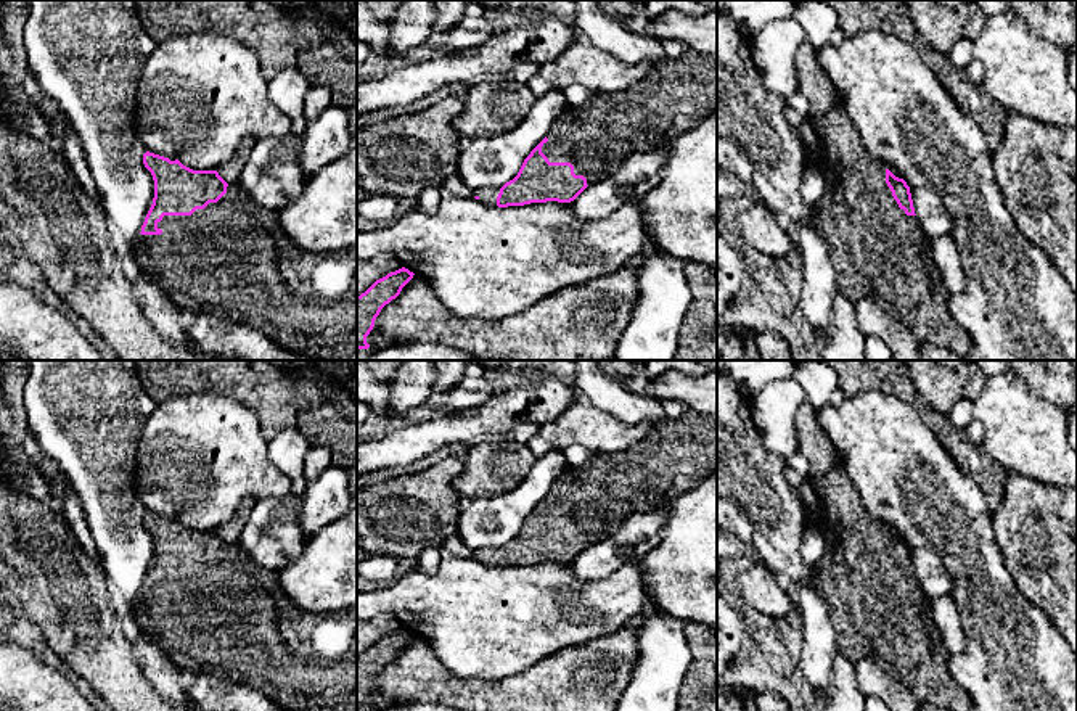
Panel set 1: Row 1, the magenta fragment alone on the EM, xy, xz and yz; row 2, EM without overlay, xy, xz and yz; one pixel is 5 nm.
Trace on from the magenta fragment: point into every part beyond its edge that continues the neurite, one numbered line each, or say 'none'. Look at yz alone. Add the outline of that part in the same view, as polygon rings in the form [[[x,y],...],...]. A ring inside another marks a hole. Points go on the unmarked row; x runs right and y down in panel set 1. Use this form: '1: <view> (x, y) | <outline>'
1: yz (880, 612) | [[[837,462],[812,484],[825,508],[818,524],[825,537],[825,552],[817,565],[815,579],[834,623],[837,647],[852,661],[873,656],[918,701],[950,711],[969,711],[969,697],[952,676],[952,655],[932,623],[932,598],[924,594],[916,576],[907,576],[899,568],[886,544],[884,524],[866,512],[844,465]]]

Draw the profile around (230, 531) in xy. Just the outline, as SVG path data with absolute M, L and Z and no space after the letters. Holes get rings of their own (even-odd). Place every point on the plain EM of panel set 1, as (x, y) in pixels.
M246 497L246 499L240 503L235 516L233 516L228 523L222 524L222 526L217 529L219 536L220 536L227 544L235 544L235 542L238 540L238 537L240 537L240 534L243 532L243 528L244 528L249 515L251 515L254 505L256 505L256 500L254 500L252 497Z

